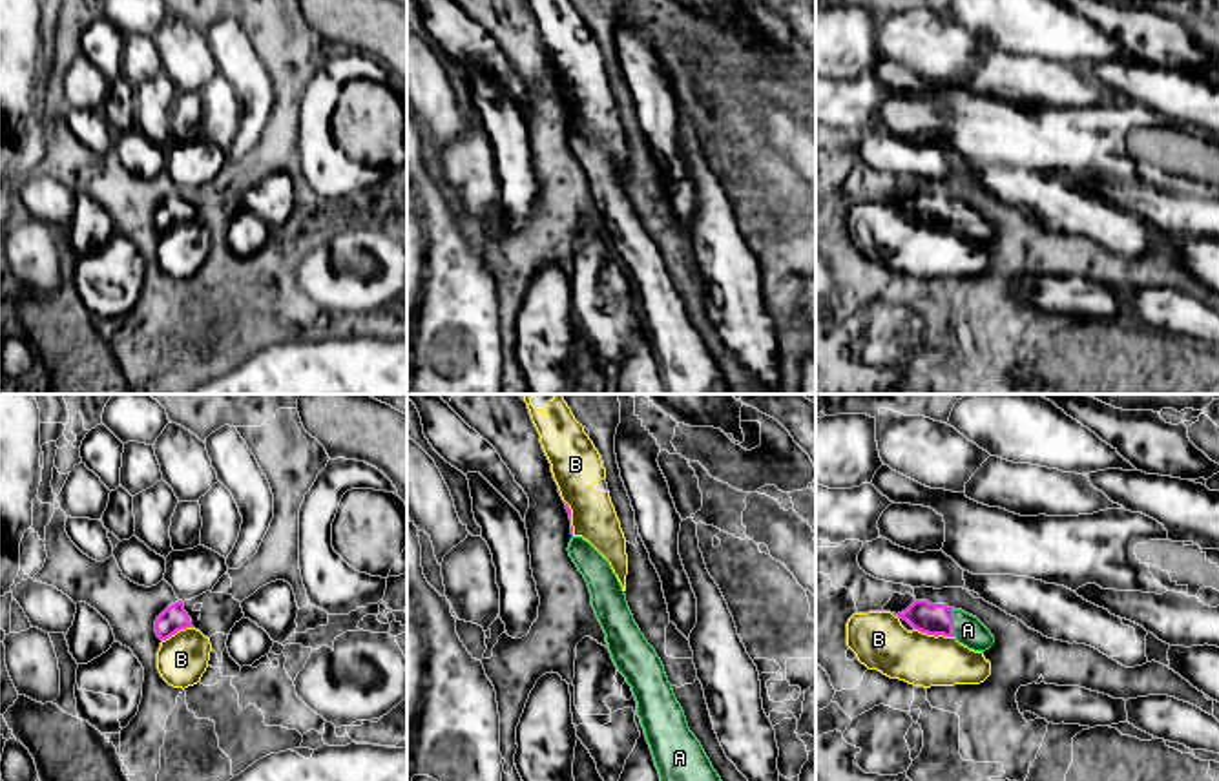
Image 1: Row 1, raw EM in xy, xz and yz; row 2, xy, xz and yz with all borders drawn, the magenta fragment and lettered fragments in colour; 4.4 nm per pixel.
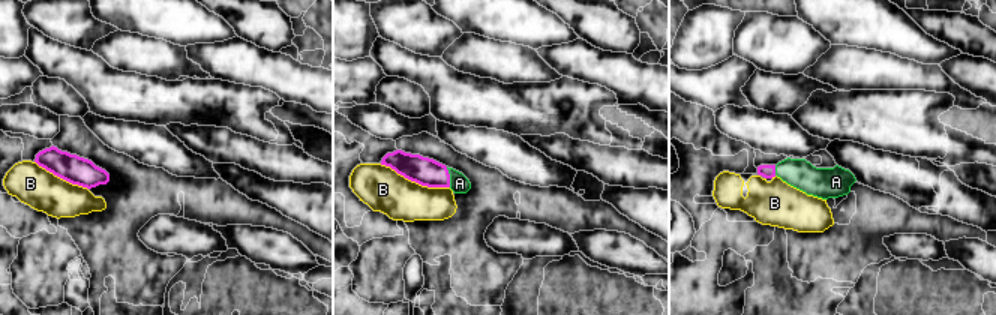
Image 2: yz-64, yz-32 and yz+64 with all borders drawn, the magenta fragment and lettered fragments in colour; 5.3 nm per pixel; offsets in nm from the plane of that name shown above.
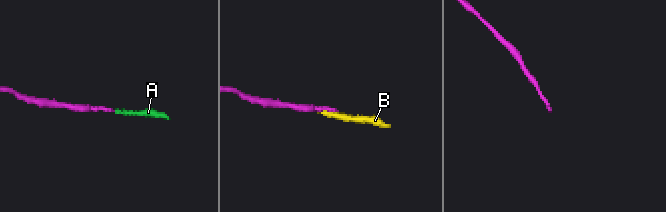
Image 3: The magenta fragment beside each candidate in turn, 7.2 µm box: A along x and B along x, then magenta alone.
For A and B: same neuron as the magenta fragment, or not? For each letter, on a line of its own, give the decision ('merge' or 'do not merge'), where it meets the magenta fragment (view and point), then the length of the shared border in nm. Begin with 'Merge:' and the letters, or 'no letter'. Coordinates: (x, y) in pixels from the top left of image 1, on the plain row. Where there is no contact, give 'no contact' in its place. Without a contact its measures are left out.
Merge: A
A: merge; meets magenta in yz at (951, 214); contact 120 nm long
B: do not merge; meets magenta in yz at (935, 227); contact 180 nm long

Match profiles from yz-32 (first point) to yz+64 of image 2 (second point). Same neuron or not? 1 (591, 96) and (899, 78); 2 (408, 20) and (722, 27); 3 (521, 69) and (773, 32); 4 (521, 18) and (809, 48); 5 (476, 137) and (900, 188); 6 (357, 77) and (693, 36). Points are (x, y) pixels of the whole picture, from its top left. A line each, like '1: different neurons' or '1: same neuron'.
1: different neurons
2: different neurons
3: different neurons
4: different neurons
5: same neuron
6: different neurons

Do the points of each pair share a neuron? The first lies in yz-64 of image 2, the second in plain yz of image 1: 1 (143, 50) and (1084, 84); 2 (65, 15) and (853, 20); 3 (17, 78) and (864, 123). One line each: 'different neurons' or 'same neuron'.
1: same neuron
2: different neurons
3: same neuron

